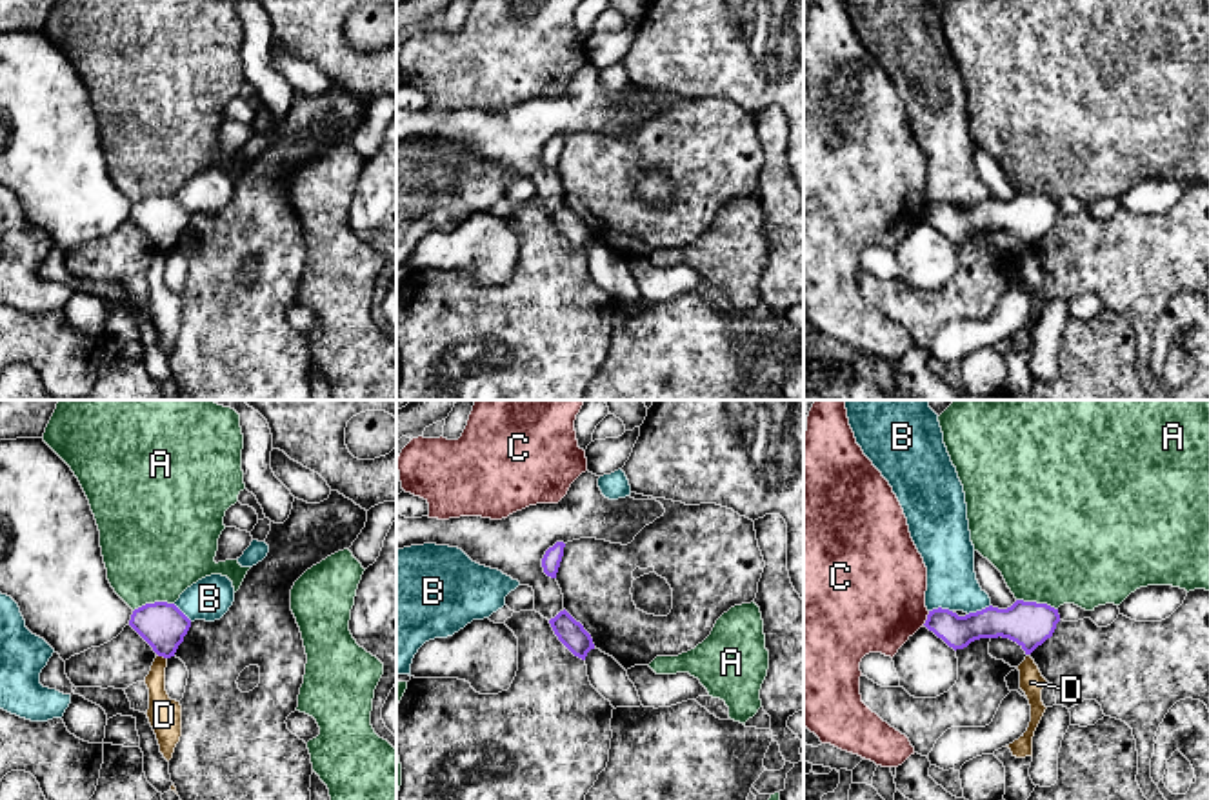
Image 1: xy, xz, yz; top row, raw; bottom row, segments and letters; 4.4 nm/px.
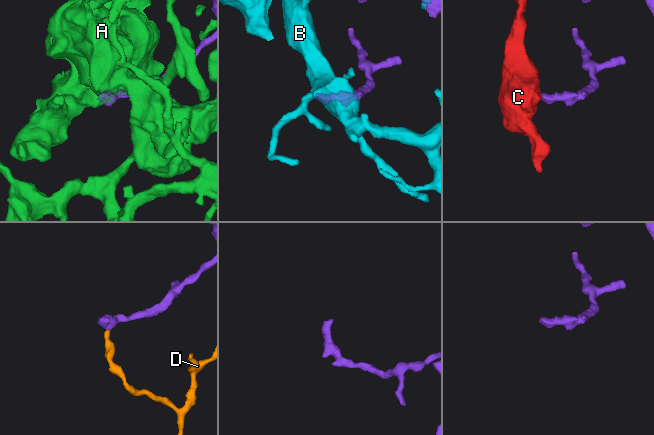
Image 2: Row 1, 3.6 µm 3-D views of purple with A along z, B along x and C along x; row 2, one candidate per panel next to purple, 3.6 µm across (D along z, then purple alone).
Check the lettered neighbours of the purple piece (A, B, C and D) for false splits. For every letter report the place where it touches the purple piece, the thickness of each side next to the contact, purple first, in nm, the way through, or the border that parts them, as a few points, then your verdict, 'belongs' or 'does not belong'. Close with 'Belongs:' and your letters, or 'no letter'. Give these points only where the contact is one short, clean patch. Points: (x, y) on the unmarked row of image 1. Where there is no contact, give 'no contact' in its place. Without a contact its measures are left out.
A: xy (155, 195) | 200/460 nm | does not belong
B: yz (979, 204) | 200/220 nm | does not belong
C: yz (928, 211) | 140/440 nm | does not belong
D: xy (162, 248) | 200/130 nm | along xy (157, 246), (166, 251) | does not belong
Belongs: no letter

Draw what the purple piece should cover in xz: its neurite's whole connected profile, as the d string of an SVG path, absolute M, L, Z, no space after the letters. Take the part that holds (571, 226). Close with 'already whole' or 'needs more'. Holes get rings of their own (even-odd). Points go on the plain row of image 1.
M565 202L549 213L558 233L578 251L585 253L595 242L591 227Z | already whole

